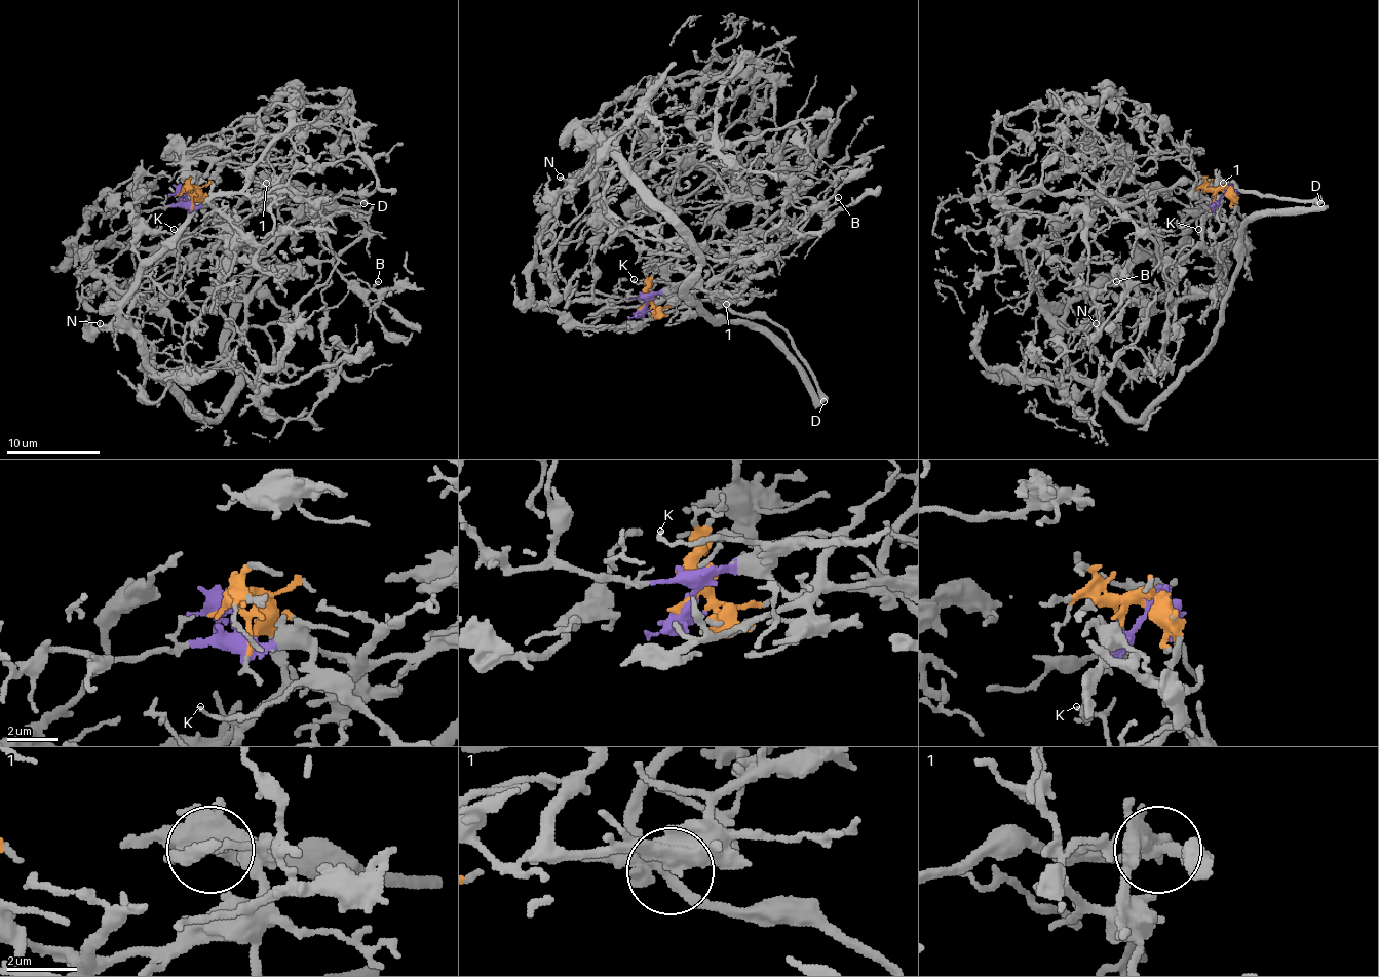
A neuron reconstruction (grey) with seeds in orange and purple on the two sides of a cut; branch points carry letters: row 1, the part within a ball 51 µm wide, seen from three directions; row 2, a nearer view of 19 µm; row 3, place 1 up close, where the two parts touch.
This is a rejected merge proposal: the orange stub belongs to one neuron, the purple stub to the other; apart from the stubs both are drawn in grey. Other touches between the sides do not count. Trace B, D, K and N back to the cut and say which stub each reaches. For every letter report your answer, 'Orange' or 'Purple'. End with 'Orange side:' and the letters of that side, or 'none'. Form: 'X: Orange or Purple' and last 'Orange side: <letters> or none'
B: Purple
D: Purple
K: Purple
N: Orange
Orange side: N

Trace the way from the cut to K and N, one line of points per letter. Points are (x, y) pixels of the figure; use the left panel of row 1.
K: (185, 190), (196, 206), (211, 206), (215, 212), (201, 227), (182, 234), (173, 229)
N: (185, 190), (196, 192), (203, 223), (176, 243), (70, 245), (126, 297), (119, 315), (103, 329), (101, 322)

